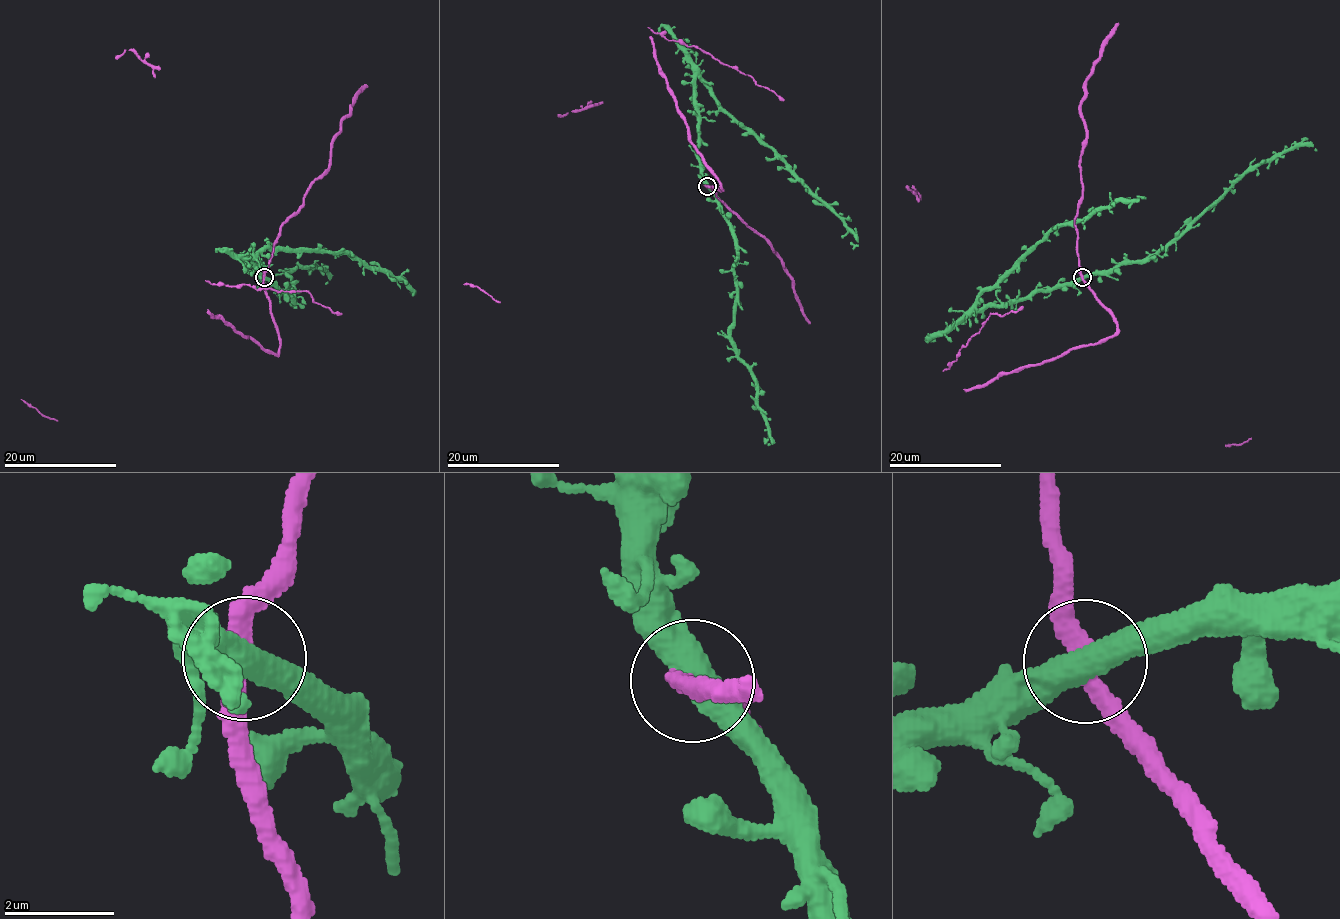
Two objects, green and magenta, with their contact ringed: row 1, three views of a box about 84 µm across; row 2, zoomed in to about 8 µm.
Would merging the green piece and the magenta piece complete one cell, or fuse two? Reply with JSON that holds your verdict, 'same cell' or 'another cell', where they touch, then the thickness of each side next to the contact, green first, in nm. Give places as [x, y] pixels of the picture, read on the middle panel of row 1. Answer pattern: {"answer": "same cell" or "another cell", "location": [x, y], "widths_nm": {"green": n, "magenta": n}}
{"answer": "another cell", "location": [707, 186], "widths_nm": {"green": 500, "magenta": 320}}

